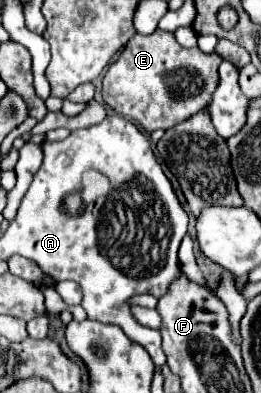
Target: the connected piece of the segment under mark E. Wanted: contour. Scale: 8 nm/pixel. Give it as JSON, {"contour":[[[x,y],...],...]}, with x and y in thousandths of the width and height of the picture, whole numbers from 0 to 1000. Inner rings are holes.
{"contour":[[[598,74],[582,89],[513,89],[483,120],[467,125],[460,145],[414,170],[398,206],[391,206],[391,252],[398,262],[444,282],[452,293],[521,308],[552,323],[559,338],[582,338],[590,328],[651,328],[697,308],[713,308],[728,293],[789,272],[812,252],[812,237],[835,216],[835,165],[851,160],[851,145],[812,135],[789,140],[759,120],[713,125],[674,99],[667,84]]]}

